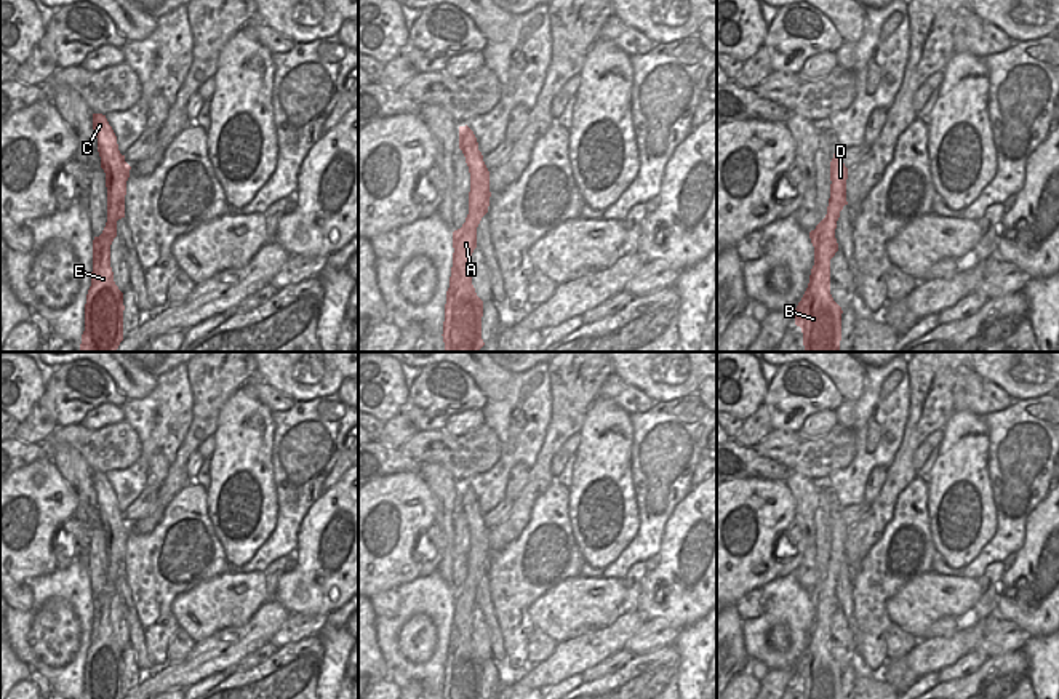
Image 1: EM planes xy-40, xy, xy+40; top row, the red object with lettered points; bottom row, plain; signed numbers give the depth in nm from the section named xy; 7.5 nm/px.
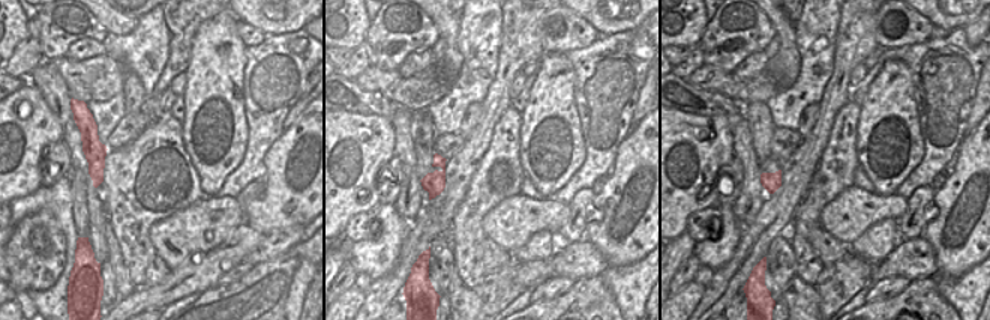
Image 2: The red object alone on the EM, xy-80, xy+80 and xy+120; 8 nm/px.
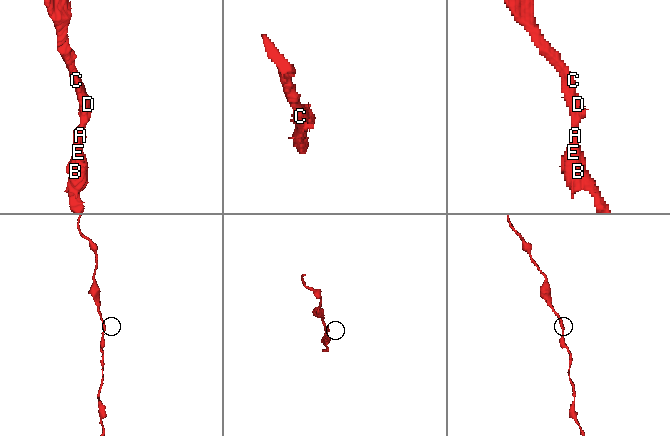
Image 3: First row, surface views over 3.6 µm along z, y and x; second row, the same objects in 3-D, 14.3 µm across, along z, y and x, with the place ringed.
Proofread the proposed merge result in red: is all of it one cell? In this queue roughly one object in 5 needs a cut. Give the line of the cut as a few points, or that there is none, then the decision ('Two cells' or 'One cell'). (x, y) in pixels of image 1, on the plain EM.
No split. One cell.

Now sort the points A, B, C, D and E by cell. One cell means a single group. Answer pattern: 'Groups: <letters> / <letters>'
Groups: A B C D E.

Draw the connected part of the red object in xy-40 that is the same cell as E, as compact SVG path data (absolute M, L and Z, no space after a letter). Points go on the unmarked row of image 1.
M93 472L101 526L106 531L107 581L93 598L91 645L85 662L85 689L82 699L123 699L123 651L114 640L110 603L117 595L117 579L125 576L126 539L131 525L120 512L117 494L106 473Z

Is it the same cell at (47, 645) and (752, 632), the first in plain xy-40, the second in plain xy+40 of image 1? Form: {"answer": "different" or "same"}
{"answer": "different"}

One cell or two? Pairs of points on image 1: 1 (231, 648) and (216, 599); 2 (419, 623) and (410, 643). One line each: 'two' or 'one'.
1: two
2: one

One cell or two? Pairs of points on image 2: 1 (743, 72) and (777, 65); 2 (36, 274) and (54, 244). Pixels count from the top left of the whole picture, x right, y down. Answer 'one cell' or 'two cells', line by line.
1: two cells
2: one cell

